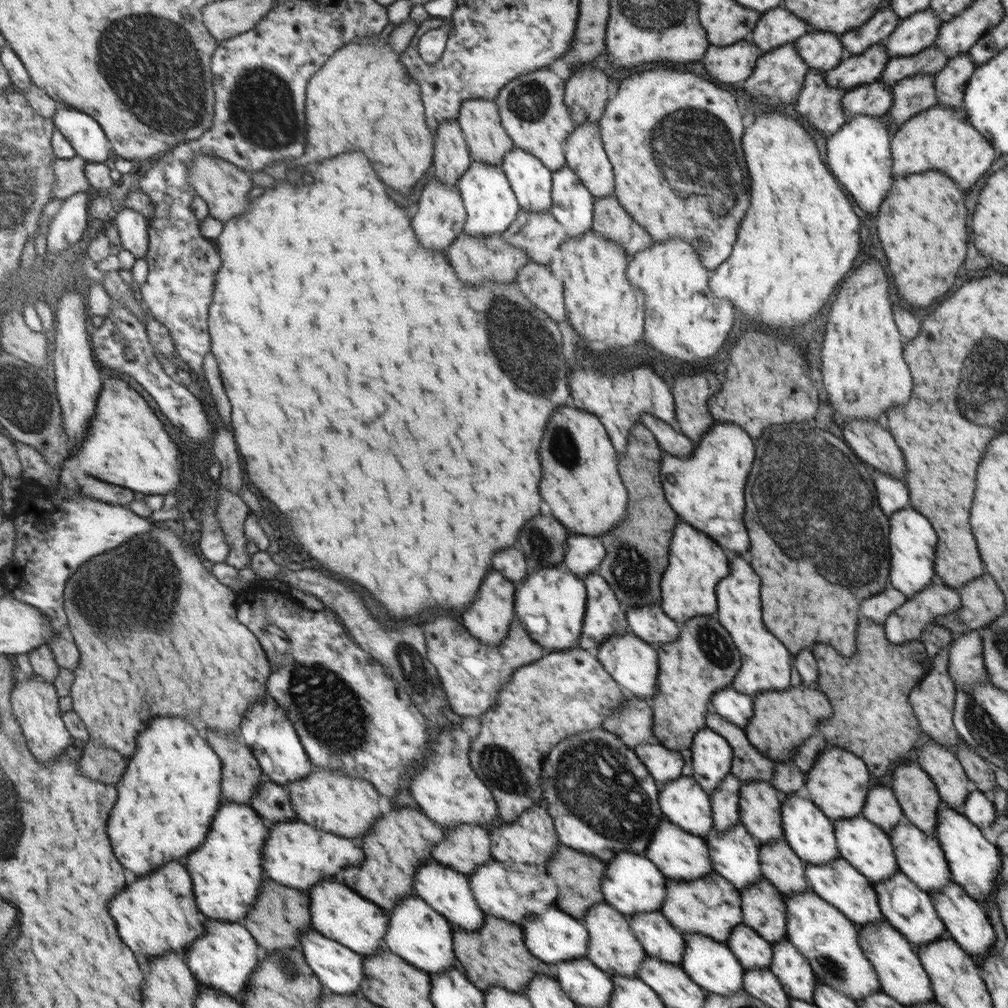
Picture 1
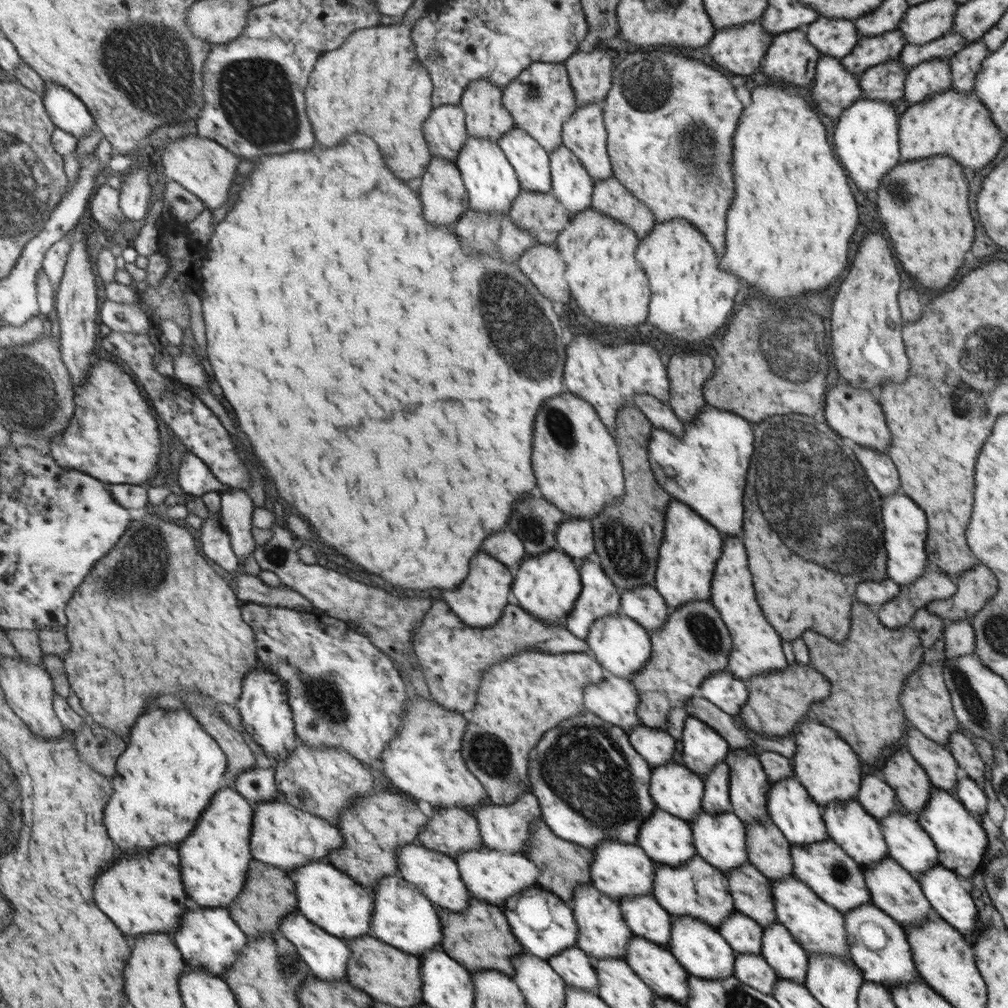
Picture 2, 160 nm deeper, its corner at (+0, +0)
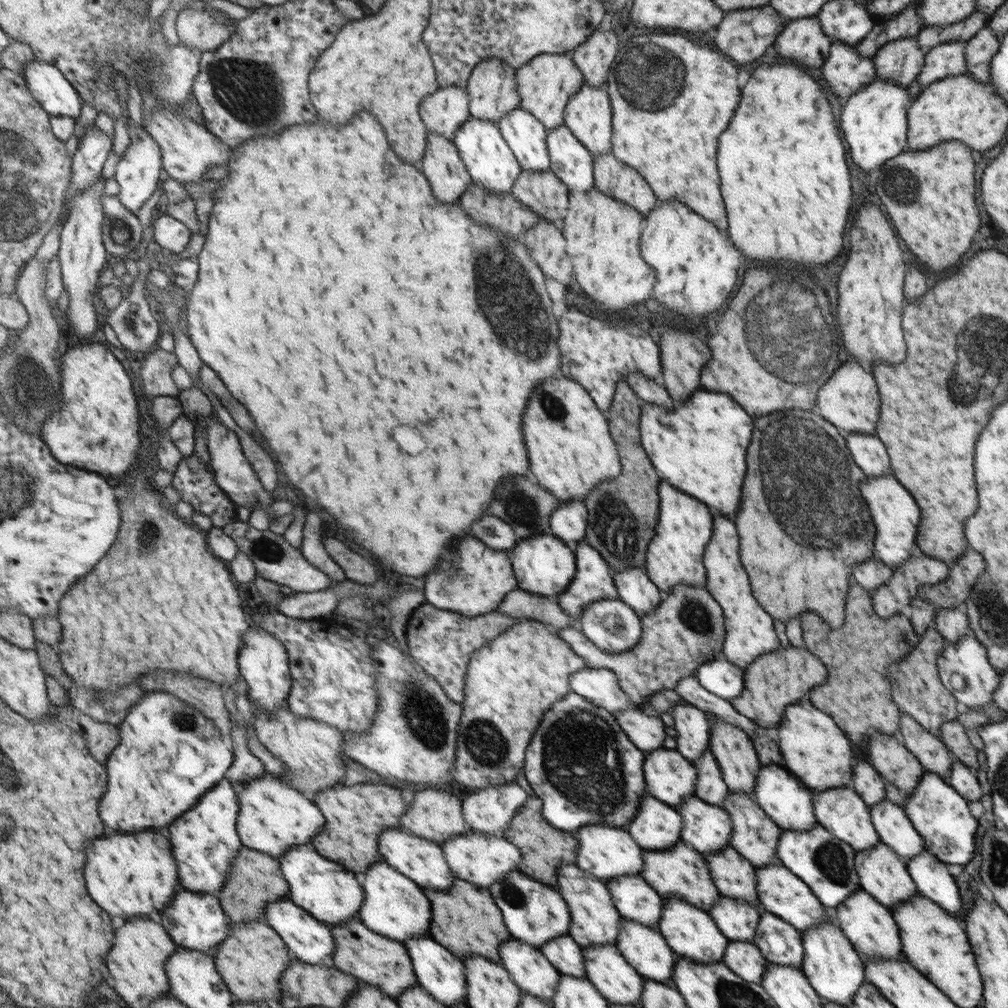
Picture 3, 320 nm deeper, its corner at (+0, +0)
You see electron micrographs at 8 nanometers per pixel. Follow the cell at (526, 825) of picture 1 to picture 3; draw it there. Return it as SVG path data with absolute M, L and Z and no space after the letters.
M503 784L473 791L464 800L464 815L473 830L503 837L515 812L528 800L524 784Z

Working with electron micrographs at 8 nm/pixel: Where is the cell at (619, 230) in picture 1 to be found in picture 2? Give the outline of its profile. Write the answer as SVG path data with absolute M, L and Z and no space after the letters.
M616 178L596 180L592 187L591 206L600 213L629 227L641 240L654 225L654 216Z

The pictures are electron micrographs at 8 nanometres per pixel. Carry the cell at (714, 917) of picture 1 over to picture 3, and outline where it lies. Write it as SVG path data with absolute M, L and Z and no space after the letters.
M681 840L664 851L643 850L643 868L640 870L640 875L656 889L661 898L675 897L677 899L681 896L681 900L689 900L690 905L697 904L697 908L705 908L707 913L712 904L719 899L717 898L719 891L711 880L704 855Z

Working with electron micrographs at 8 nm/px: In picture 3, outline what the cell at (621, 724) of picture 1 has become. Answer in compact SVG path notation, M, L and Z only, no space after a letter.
M583 667L572 672L568 683L574 693L579 693L611 714L631 705L628 696L620 688L616 673L607 668Z

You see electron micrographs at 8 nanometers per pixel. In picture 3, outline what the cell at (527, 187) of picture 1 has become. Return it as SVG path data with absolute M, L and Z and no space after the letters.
M517 106L498 120L498 127L523 171L549 170L548 148L545 148L545 127L529 111Z

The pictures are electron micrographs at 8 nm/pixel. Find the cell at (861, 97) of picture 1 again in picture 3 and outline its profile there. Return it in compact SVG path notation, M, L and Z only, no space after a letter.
M907 36L879 47L872 58L876 66L875 77L907 87L923 64L923 50L917 45L916 36Z

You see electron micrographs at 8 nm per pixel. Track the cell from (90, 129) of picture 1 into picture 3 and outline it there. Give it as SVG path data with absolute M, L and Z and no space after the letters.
M35 59L22 72L33 97L52 116L69 116L78 120L83 114L83 100L63 72L45 59Z

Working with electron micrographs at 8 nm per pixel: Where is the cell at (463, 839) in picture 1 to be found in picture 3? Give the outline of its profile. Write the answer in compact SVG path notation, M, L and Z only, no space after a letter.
M418 788L413 792L408 811L402 818L402 826L418 837L443 844L448 838L464 835L473 830L464 815L464 803L454 791L436 788Z

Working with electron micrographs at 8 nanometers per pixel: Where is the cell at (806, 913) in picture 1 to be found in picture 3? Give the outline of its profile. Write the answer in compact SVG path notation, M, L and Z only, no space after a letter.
M768 864L762 867L755 867L756 897L759 898L760 906L764 912L773 913L781 920L788 921L793 928L803 932L814 927L816 924L829 921L831 911L817 900L816 895L811 891L796 874L789 872L783 865Z

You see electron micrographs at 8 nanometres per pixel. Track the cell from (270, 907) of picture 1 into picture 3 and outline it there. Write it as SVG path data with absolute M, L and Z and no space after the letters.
M247 846L241 848L237 860L233 861L228 883L218 892L224 911L235 923L249 921L266 922L266 908L273 901L290 897L290 887L281 868L280 859L251 850Z

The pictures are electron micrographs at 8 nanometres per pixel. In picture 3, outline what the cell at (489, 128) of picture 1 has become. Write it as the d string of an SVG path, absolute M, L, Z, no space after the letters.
M489 58L489 60L481 62L478 67L474 68L466 86L469 96L471 96L472 116L497 123L501 117L504 117L513 108L519 106L520 100L519 96L517 96L517 86L518 82L513 67L503 64L497 58Z

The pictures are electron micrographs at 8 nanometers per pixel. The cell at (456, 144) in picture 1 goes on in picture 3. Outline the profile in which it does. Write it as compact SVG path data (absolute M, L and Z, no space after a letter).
M451 85L440 88L438 92L425 98L420 113L429 132L441 133L449 140L454 140L456 132L472 117L471 104L471 96L466 87Z

